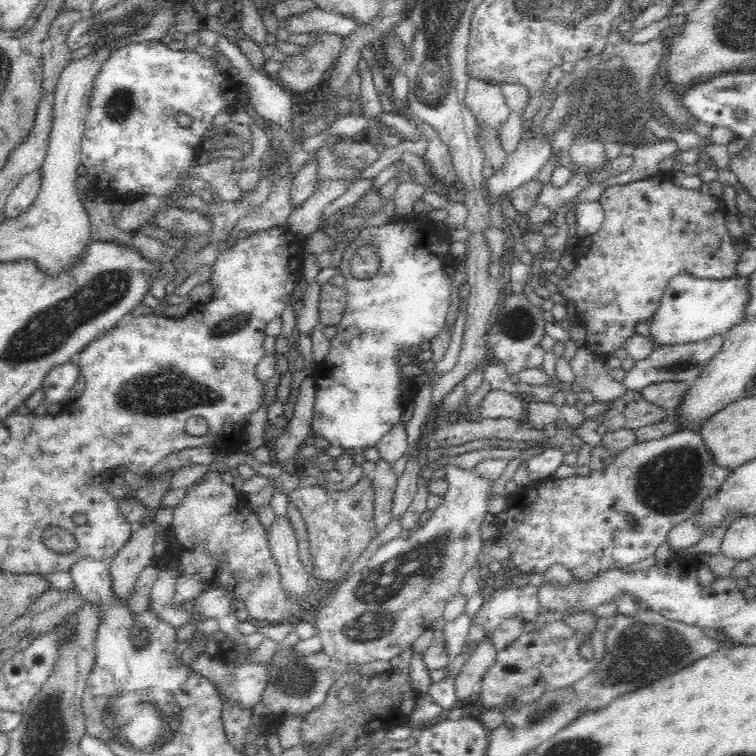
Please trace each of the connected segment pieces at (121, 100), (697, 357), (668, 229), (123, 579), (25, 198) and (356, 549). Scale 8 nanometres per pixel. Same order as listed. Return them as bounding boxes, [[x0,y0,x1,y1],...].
[[81,39,243,204],[621,334,723,391],[556,175,739,361],[108,520,158,602],[4,169,40,219],[287,475,377,584]]

